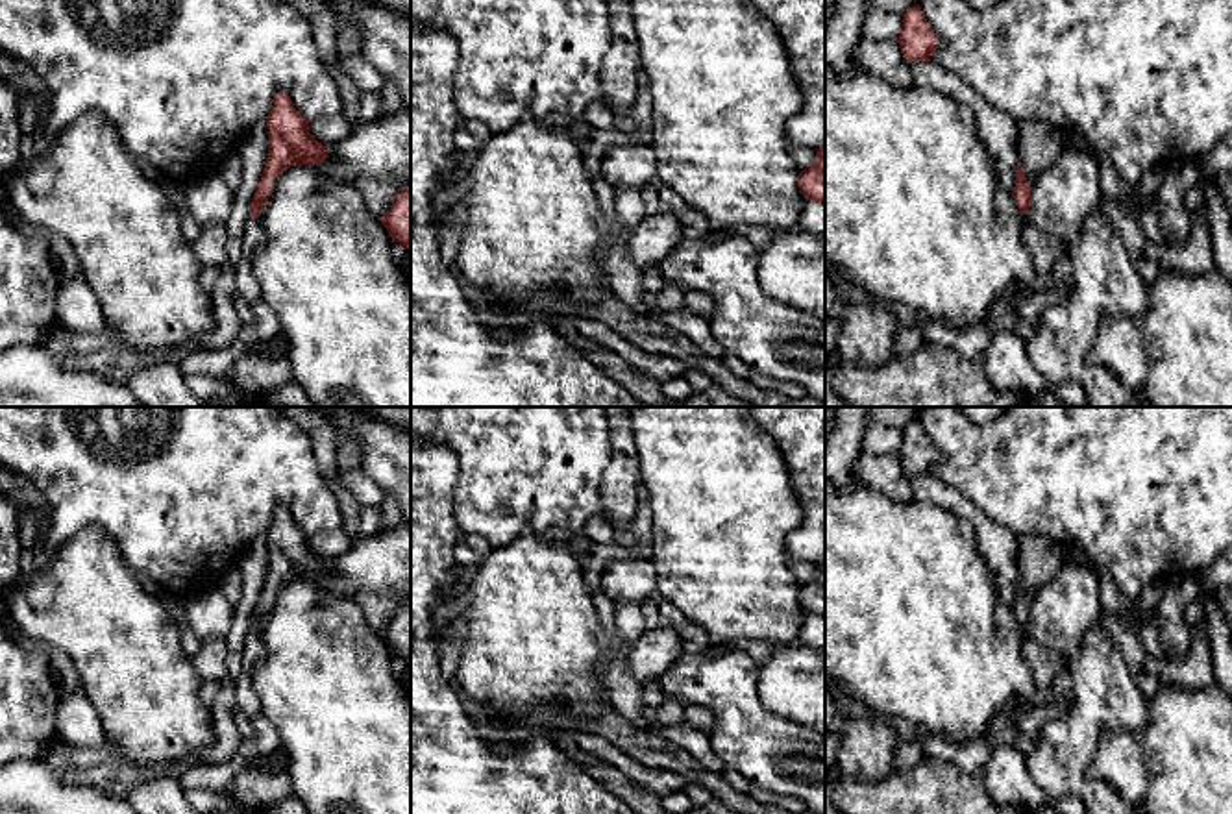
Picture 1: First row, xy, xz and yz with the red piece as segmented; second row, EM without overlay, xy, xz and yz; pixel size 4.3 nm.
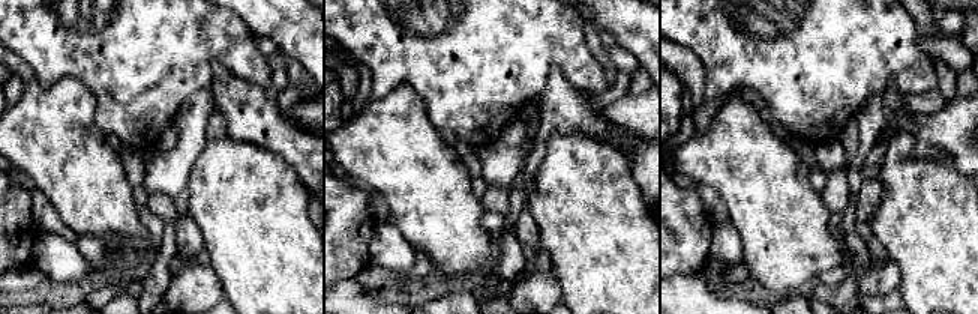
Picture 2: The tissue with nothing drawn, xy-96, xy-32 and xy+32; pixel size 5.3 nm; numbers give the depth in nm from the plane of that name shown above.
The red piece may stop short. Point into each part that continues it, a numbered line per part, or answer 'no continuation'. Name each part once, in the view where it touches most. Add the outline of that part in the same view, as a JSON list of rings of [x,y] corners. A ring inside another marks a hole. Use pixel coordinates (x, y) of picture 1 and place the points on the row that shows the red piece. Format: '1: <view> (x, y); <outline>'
no continuation

